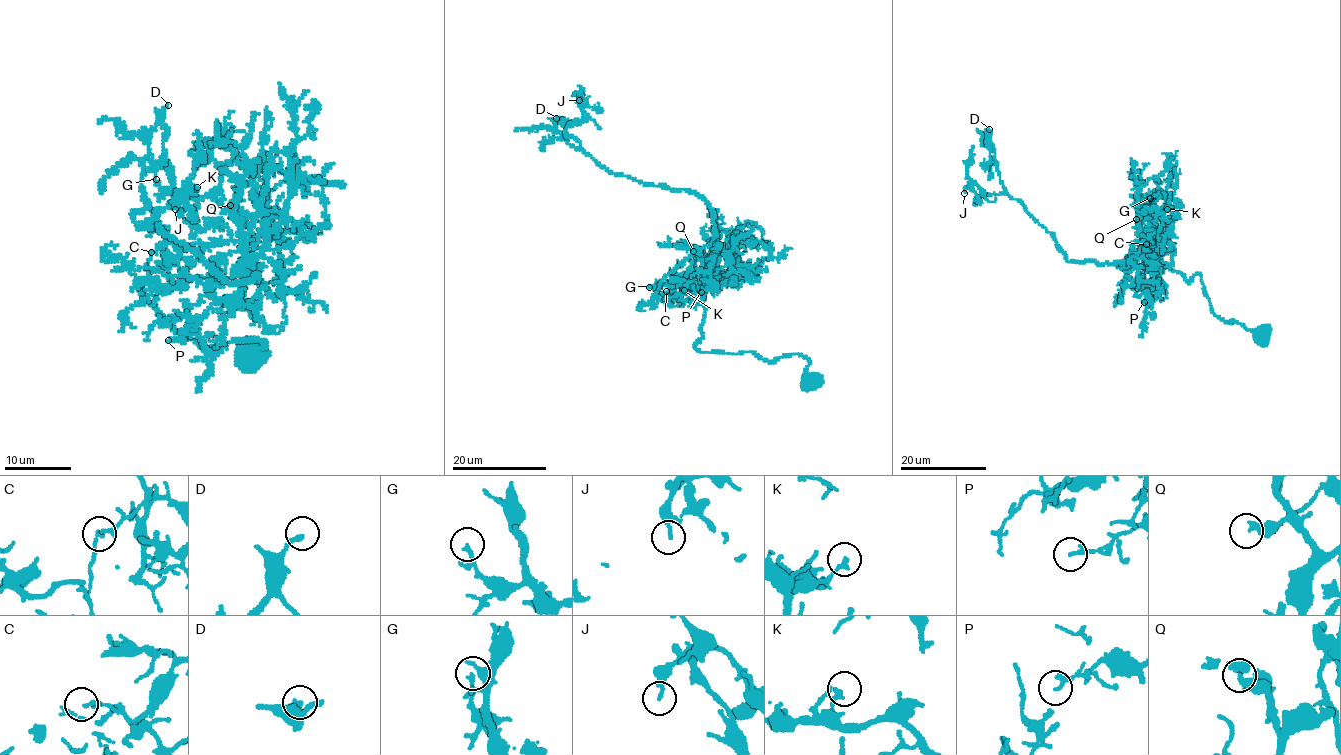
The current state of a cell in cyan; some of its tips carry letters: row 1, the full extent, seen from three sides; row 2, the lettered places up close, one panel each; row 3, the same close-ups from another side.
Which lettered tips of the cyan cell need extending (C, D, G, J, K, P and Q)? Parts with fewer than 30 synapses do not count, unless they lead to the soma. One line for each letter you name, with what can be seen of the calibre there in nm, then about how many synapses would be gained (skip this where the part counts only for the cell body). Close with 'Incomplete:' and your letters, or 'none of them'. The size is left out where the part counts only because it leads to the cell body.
Incomplete: none of them

